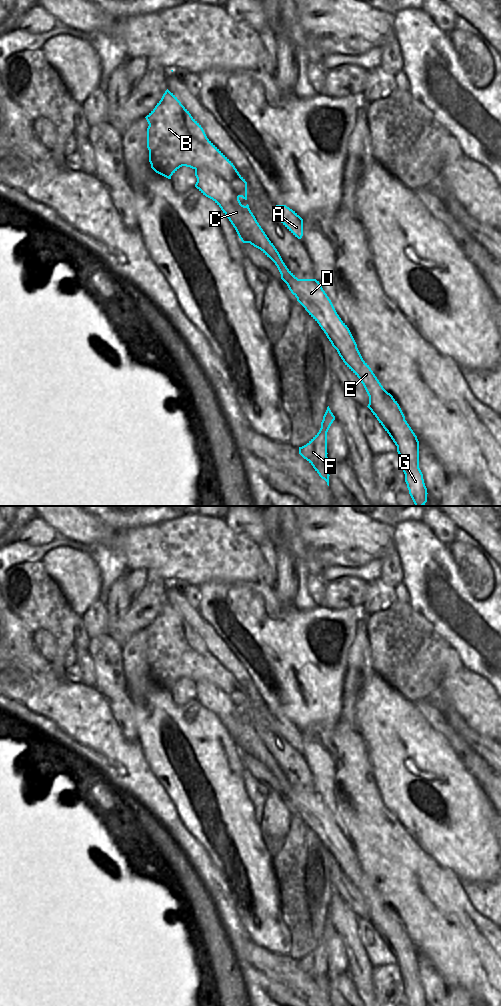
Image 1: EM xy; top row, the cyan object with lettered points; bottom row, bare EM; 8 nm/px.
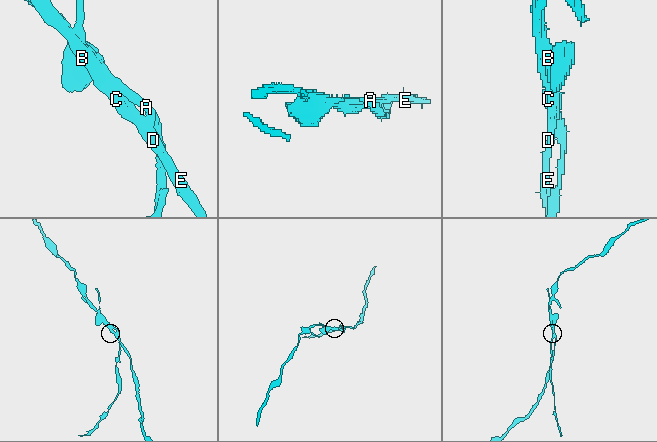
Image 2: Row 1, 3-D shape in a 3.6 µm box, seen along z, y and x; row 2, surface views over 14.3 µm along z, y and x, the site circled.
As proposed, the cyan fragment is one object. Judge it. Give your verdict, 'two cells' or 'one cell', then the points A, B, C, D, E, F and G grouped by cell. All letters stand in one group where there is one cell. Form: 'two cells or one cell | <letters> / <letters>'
two cells | A B F / C D E G

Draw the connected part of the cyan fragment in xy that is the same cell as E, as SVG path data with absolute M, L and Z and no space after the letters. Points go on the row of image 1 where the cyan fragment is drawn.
M195 169L195 187L212 199L227 216L243 243L260 249L277 266L281 279L297 301L319 324L345 365L359 378L368 396L368 408L389 434L401 458L405 482L415 506L427 502L427 488L419 468L419 441L405 420L393 396L388 393L369 365L363 360L357 344L337 314L331 300L316 279L298 279L285 265L249 205L242 205L239 194L223 177L208 169Z

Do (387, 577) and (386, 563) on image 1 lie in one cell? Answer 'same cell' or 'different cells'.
same cell

